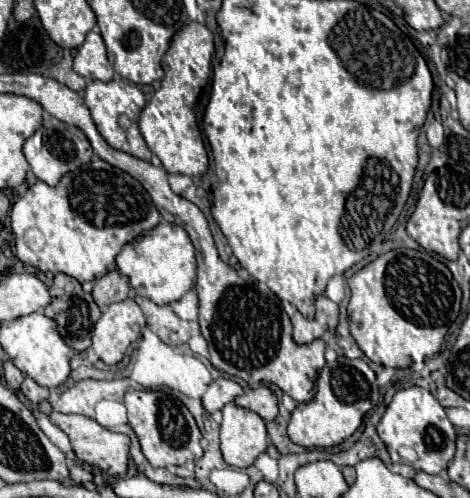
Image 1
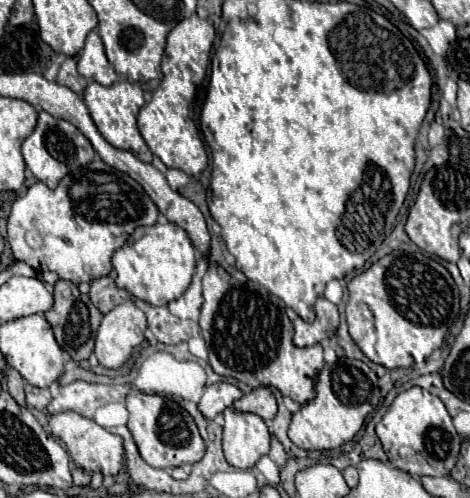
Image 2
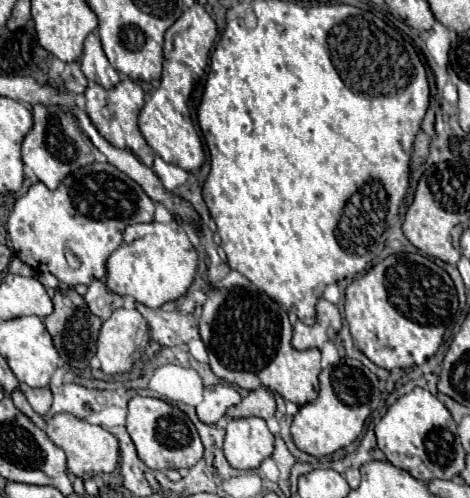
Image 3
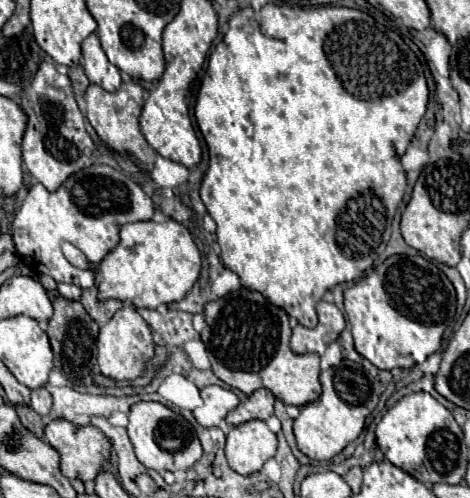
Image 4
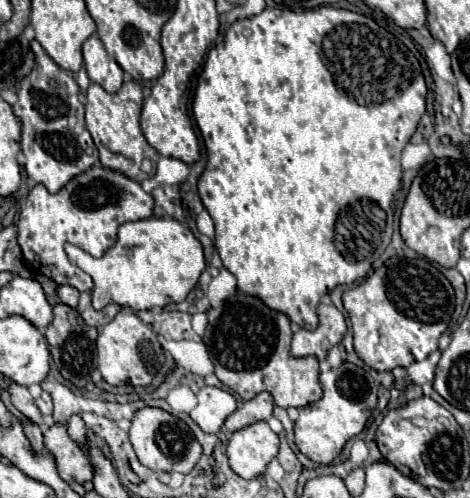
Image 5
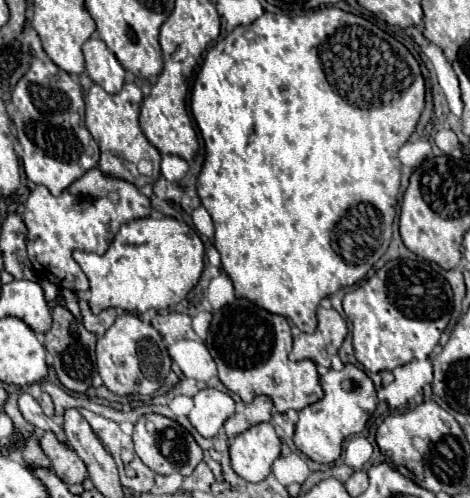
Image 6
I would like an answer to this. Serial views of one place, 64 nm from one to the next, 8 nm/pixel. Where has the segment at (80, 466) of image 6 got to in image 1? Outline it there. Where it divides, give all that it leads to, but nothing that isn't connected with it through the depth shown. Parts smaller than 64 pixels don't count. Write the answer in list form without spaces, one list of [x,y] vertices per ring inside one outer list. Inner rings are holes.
[[[50,412],[50,420],[62,428],[76,452],[76,456],[92,466],[98,466],[110,474],[124,476],[128,472],[128,462],[130,462],[130,438],[120,432],[110,432],[108,428],[100,426],[96,420],[86,418],[86,416],[76,416],[76,414],[60,414],[60,412]]]

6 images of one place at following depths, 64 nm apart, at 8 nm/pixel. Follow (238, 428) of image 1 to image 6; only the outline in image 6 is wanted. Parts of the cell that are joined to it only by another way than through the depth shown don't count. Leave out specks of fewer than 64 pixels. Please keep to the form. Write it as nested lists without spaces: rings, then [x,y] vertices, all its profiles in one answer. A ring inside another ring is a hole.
[[[268,422],[244,430],[230,440],[232,470],[248,482],[262,482],[270,474],[272,462],[280,456],[280,444],[278,434]]]

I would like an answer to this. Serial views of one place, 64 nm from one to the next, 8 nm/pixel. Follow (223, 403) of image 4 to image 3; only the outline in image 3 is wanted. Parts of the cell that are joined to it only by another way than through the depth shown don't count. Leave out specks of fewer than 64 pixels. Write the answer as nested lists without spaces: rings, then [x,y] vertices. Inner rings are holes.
[[[214,384],[204,388],[204,398],[196,406],[198,418],[206,424],[214,424],[218,418],[226,414],[226,410],[234,404],[238,404],[242,398],[234,386],[228,384]]]

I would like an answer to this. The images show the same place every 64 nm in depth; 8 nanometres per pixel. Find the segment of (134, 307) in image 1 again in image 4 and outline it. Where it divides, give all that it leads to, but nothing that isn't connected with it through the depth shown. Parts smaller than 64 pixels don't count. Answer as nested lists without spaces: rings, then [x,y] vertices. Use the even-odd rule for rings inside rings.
[[[120,308],[98,334],[100,372],[112,380],[134,380],[144,372],[144,364],[154,356],[154,340],[148,324],[136,308]]]

